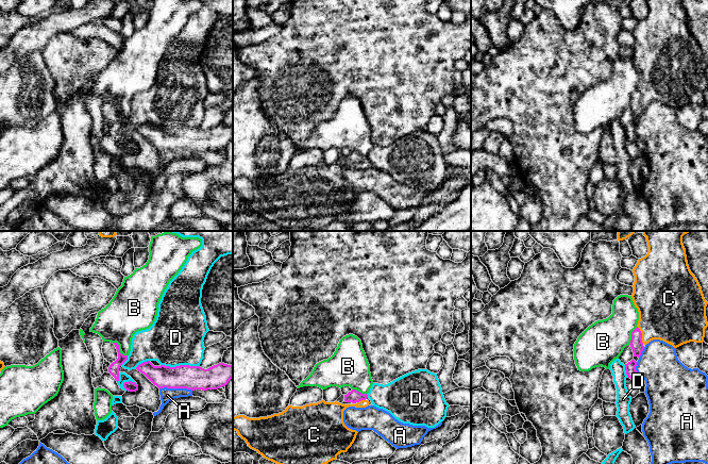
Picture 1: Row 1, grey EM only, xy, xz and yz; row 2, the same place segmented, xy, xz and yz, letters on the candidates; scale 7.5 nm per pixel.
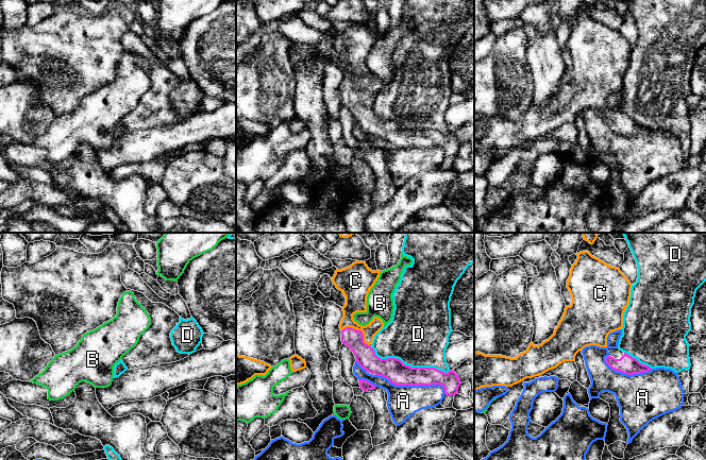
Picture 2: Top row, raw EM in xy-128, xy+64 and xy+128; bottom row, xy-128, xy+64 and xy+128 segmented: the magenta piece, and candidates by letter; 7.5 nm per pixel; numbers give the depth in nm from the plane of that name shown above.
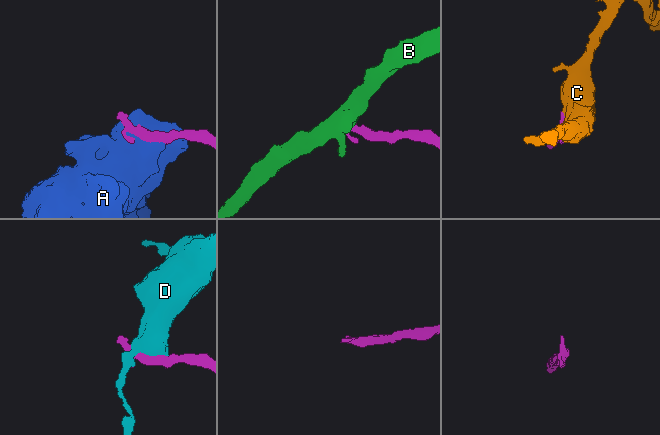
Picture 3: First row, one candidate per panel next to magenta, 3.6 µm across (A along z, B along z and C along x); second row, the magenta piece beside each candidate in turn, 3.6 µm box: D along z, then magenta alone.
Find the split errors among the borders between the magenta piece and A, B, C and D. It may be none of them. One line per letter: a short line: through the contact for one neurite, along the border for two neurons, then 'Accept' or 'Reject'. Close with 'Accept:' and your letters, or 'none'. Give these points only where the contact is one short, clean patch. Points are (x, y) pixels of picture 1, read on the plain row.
A: Reject
B: Line: xy (113, 103), (127, 117). Reject
C: Line: yz (636, 104), (641, 96), (666, 73). Accept
D: Reject
Accept: C

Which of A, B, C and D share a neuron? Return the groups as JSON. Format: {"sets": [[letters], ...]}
{"sets": [["A"], ["B"], ["C"], ["D"]]}

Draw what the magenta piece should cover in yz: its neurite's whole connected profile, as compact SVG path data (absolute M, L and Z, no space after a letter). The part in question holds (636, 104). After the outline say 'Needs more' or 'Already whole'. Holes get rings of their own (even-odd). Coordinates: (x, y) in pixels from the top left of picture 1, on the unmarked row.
M646 0L648 14L638 21L633 31L635 37L635 68L639 73L637 89L631 94L629 104L634 118L640 119L644 107L653 101L660 101L674 110L684 105L703 104L708 88L702 49L691 34L682 0Z. Needs more

